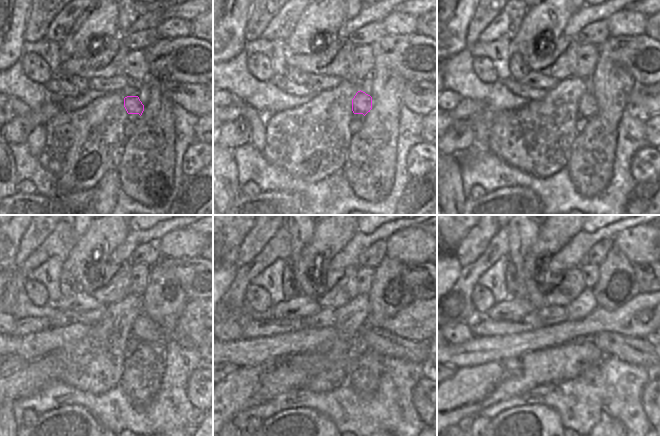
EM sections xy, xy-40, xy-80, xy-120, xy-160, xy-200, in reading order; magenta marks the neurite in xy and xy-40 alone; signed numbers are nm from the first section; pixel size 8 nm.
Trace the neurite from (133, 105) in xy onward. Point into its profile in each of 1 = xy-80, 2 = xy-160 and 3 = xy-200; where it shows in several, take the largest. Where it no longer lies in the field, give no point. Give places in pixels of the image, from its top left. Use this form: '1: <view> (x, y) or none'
1: xy-80 (587, 106)
2: xy-160 (378, 339)
3: xy-200 (638, 351)

